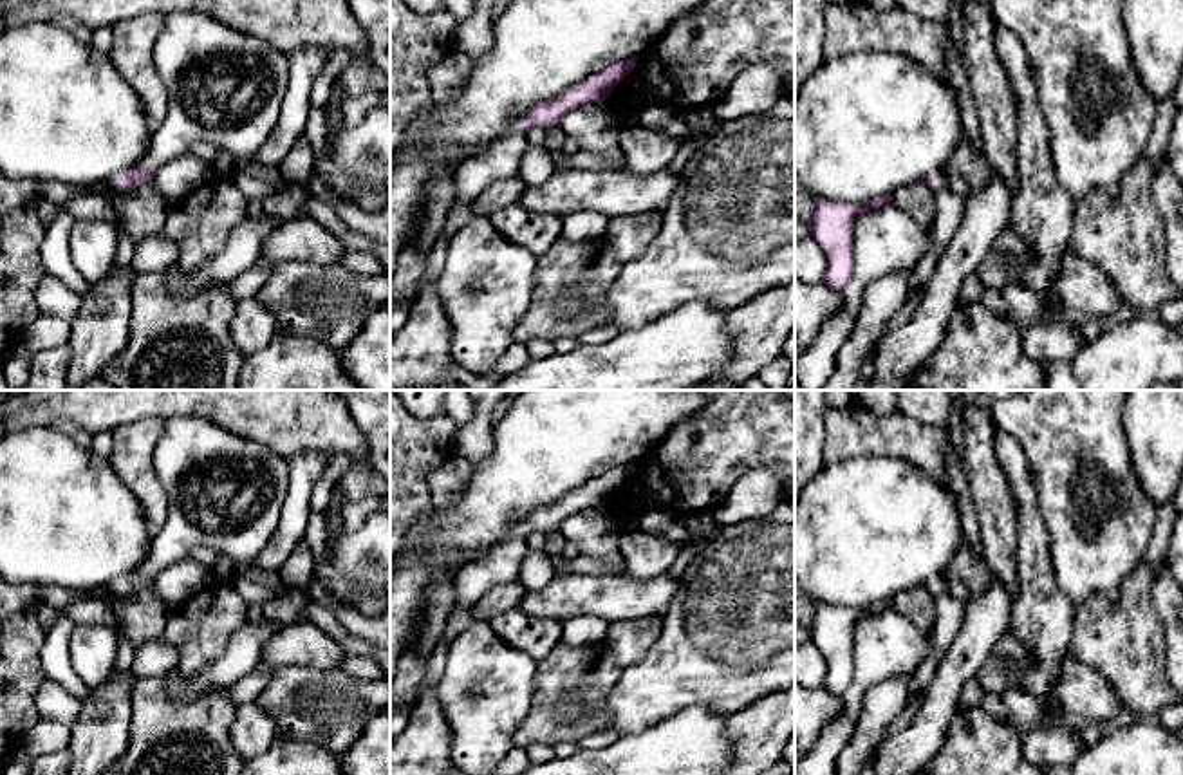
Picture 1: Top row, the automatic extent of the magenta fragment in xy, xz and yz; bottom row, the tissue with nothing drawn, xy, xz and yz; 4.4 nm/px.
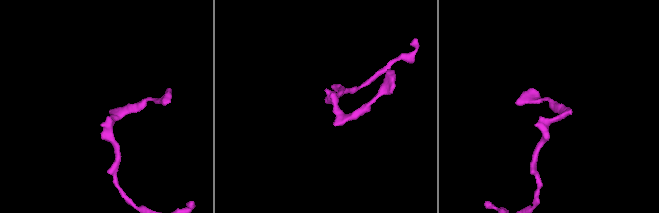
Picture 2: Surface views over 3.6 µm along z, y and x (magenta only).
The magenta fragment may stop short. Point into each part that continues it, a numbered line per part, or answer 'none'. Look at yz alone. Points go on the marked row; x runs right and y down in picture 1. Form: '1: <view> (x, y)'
1: yz (941, 179)

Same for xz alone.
1: xz (503, 161)

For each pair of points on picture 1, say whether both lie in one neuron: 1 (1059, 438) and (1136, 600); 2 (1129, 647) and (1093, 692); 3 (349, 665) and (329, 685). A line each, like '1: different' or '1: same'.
1: different
2: different
3: different

